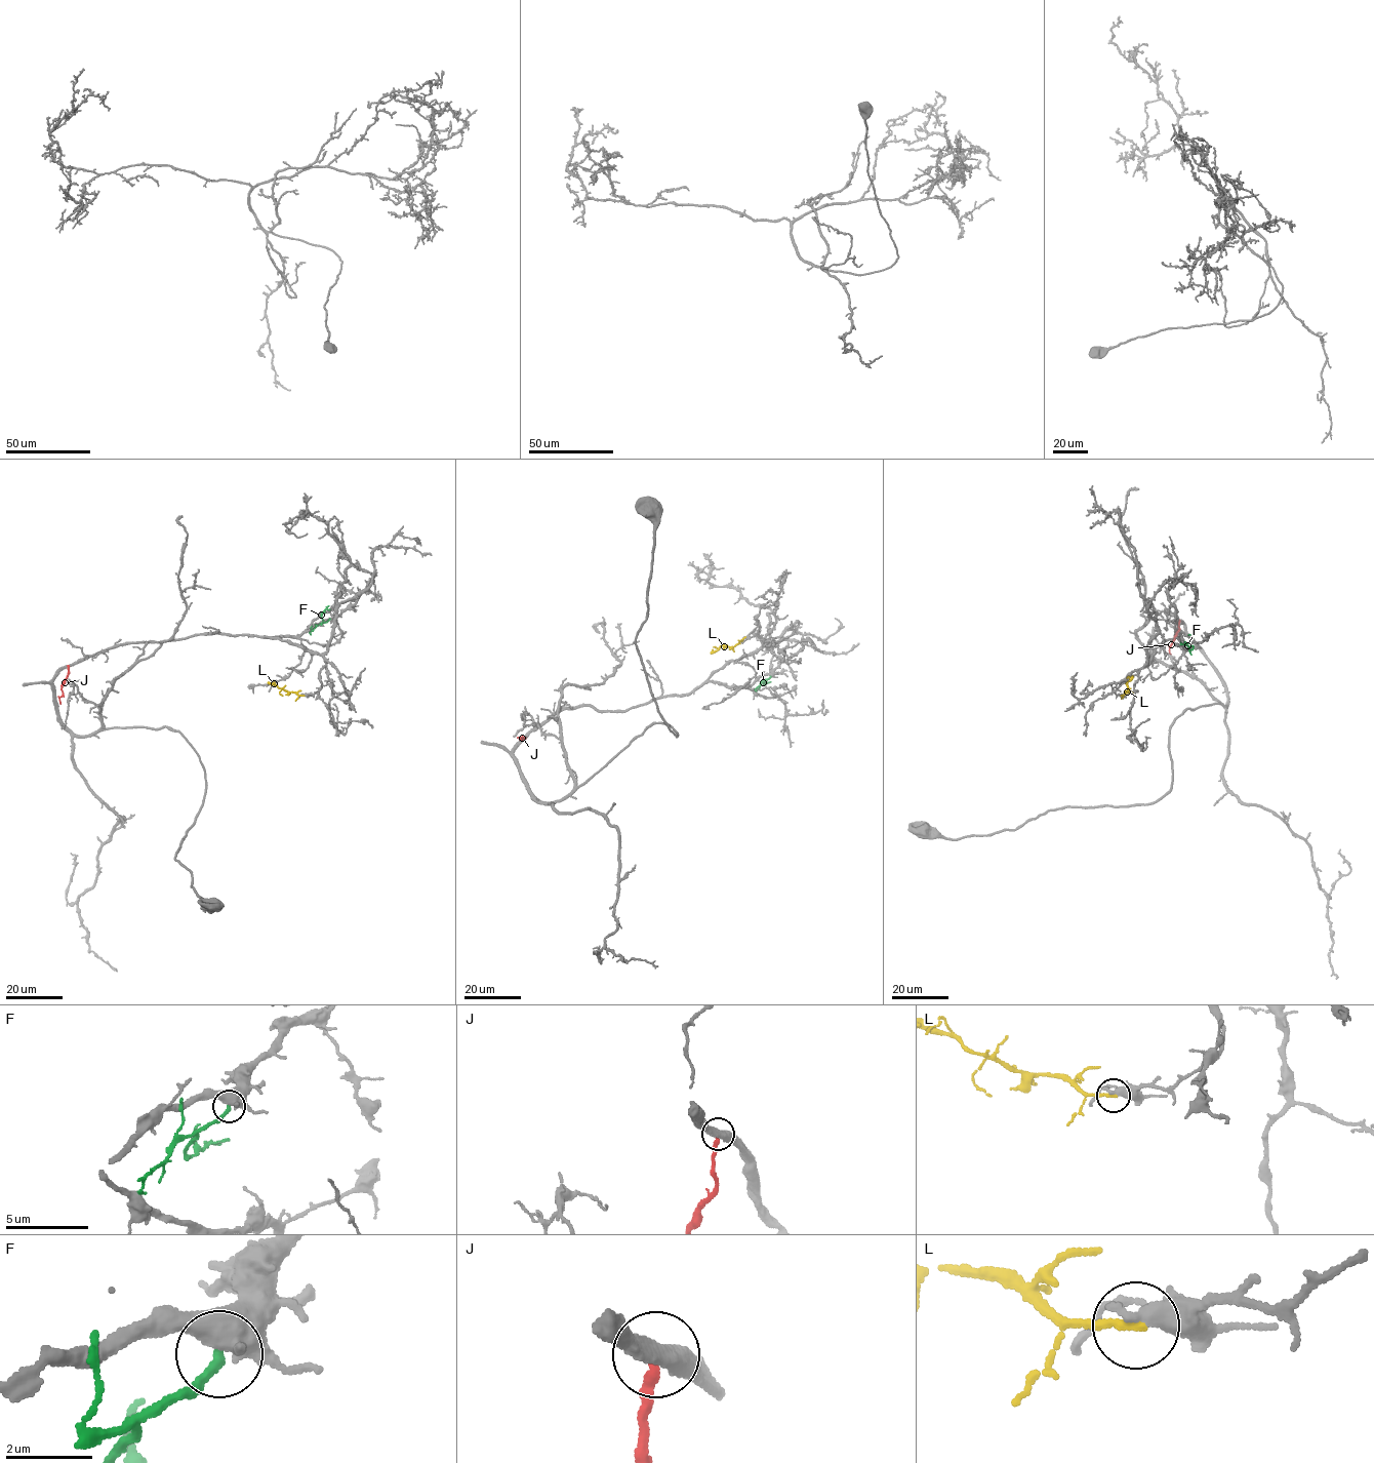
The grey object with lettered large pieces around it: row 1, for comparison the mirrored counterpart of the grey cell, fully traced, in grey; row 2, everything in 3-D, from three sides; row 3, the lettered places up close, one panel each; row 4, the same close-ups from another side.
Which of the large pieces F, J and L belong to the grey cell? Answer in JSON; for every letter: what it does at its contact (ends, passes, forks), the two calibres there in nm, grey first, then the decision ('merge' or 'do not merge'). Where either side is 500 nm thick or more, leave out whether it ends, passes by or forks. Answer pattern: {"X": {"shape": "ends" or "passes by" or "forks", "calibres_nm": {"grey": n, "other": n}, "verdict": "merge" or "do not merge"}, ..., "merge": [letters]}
{"F": {"shape": "ends", "calibres_nm": {"grey": 440, "other": 240}, "verdict": "do not merge"}, "J": {"shape": "ends", "calibres_nm": {"grey": 480, "other": 260}, "verdict": "do not merge"}, "L": {"shape": "ends", "calibres_nm": {"grey": 340, "other": 200}, "verdict": "do not merge"}, "merge": []}

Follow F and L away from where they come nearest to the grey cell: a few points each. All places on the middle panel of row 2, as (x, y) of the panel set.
F: (770, 676), (756, 690)
L: (744, 637), (734, 646), (721, 645), (710, 654)

